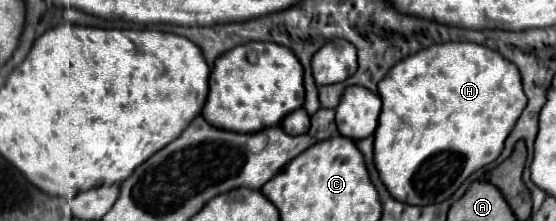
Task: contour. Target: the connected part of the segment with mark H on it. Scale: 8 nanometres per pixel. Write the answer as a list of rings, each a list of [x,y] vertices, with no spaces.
[[[441,43],[405,57],[379,83],[383,109],[373,159],[387,191],[401,203],[445,201],[479,167],[495,161],[527,105],[517,67],[477,43]]]

